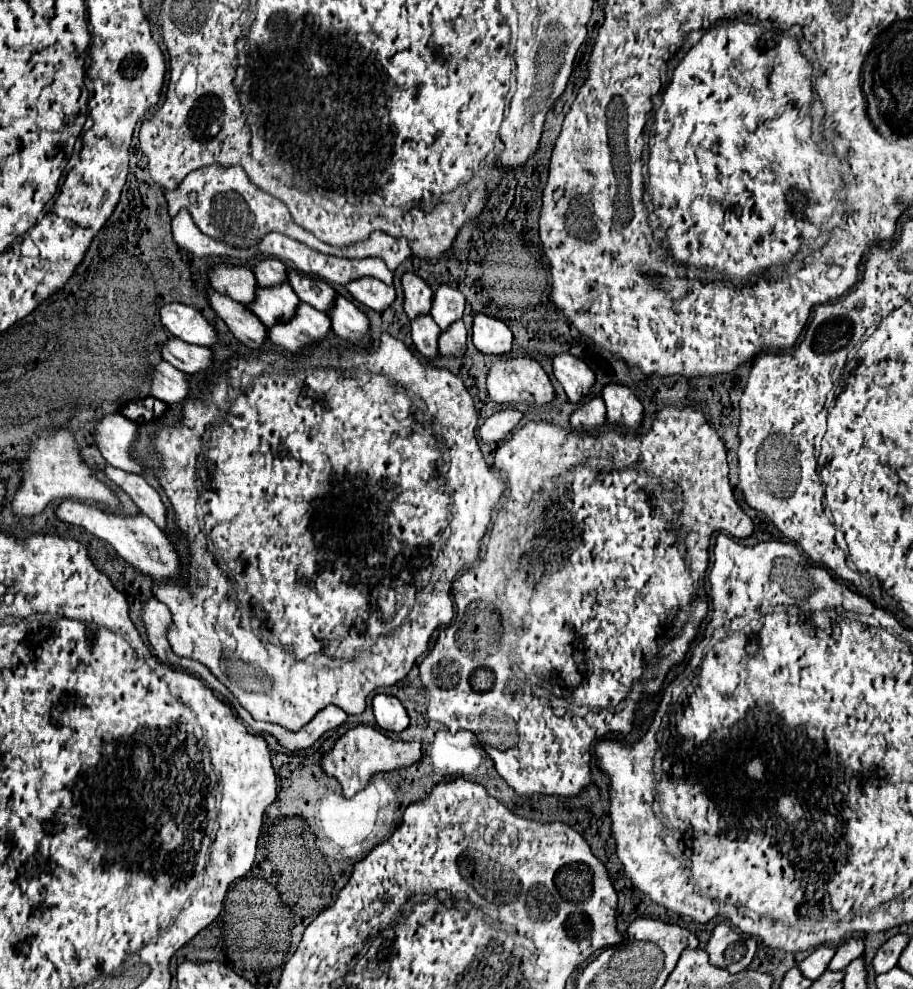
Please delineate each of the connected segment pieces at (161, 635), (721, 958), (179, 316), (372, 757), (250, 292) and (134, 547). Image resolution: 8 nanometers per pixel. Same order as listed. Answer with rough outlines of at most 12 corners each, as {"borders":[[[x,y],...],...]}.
{"borders":[[[157,599],[147,601],[143,621],[161,663],[181,669],[189,659],[175,655],[167,641],[171,611]],[[719,923],[705,951],[711,965],[739,973],[751,965],[755,937]],[[183,303],[161,307],[161,323],[179,339],[203,347],[217,329]],[[373,727],[349,729],[321,769],[345,797],[371,775],[411,765],[421,743]],[[215,265],[211,287],[249,307],[257,279],[247,265]],[[63,501],[57,517],[107,541],[133,569],[181,577],[179,553],[147,515]]]}

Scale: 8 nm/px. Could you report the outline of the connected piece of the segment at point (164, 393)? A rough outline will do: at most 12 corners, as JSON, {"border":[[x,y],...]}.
{"border":[[169,363],[153,369],[151,395],[175,405],[189,397],[189,375]]}

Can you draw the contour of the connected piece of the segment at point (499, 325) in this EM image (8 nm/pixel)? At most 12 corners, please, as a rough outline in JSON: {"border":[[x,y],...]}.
{"border":[[477,313],[473,345],[485,355],[507,355],[513,333],[503,321]]}

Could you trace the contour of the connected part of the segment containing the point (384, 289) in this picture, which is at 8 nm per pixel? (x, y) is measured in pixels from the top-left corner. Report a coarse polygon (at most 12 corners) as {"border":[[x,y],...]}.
{"border":[[361,277],[347,289],[359,303],[385,311],[395,301],[395,287]]}

